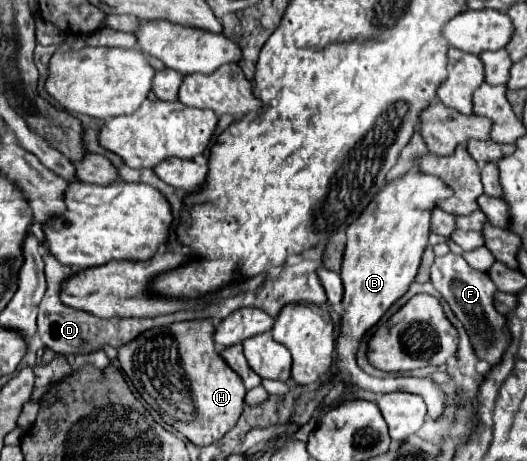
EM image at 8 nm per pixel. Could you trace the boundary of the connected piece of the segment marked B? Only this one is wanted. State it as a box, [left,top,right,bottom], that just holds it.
[334,172,450,420]

